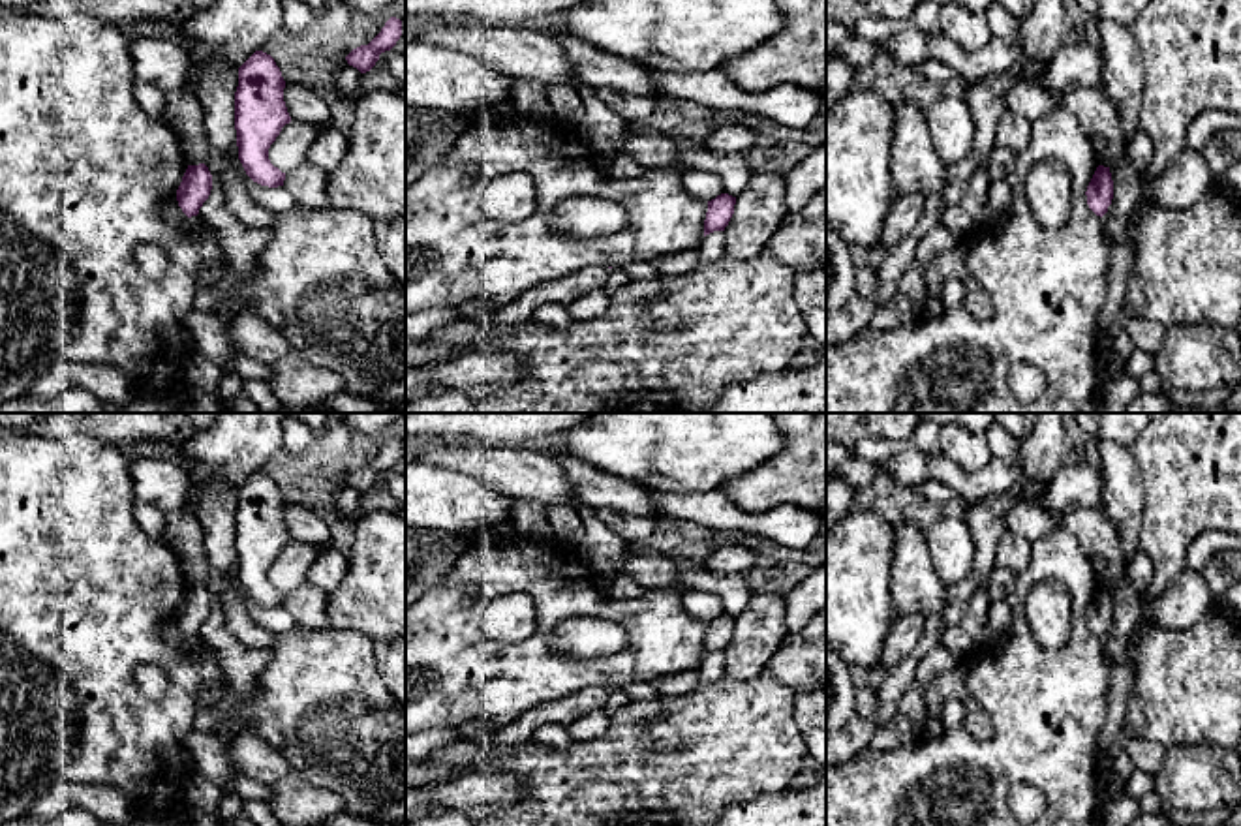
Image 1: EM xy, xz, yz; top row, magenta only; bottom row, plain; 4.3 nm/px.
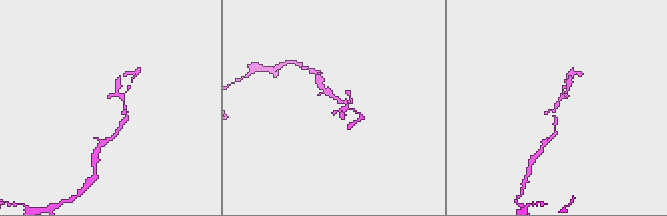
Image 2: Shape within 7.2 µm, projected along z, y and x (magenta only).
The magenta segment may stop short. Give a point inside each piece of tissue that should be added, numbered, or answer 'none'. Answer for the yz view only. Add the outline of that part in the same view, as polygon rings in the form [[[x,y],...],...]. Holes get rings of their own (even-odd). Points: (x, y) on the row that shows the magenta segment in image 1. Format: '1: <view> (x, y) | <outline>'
none

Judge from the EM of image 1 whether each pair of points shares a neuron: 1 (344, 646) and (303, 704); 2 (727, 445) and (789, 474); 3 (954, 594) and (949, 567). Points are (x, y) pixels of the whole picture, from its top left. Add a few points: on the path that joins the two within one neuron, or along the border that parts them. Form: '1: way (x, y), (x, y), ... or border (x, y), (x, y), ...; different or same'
1: way (342, 661), (318, 689); same
2: border (781, 432), (781, 445), (768, 458), (723, 483); different
3: border (971, 569), (947, 588); different

